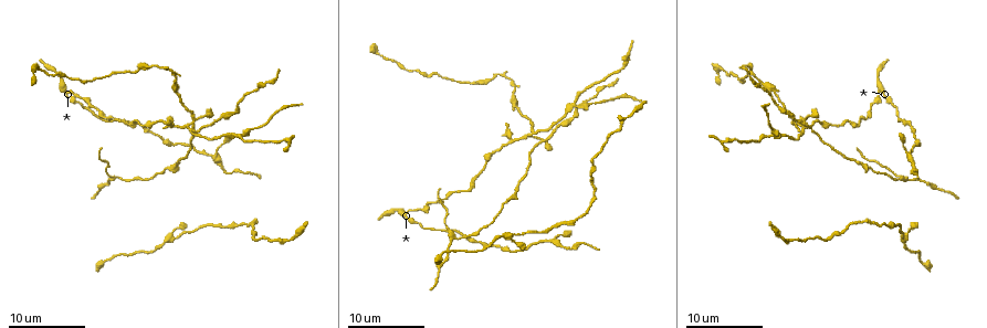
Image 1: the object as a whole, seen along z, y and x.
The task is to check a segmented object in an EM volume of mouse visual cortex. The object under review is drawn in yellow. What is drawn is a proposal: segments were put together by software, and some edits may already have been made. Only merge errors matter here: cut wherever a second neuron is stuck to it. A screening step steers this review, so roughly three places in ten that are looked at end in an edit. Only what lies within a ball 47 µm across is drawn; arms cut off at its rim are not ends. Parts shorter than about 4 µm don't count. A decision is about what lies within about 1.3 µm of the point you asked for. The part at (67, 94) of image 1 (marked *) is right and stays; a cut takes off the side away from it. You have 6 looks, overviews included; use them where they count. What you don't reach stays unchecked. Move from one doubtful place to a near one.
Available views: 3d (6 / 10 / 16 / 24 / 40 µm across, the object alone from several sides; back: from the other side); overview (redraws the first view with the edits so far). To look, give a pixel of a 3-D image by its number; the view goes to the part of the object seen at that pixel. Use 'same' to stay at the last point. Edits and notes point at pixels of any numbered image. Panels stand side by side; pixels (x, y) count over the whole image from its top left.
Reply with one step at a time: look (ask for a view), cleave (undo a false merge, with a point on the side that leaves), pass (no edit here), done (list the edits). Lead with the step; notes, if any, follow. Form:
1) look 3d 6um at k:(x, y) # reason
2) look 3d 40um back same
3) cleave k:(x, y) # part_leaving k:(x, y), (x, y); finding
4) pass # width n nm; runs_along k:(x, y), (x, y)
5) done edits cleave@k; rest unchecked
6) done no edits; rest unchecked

look 3d 6um at 1:(568, 224)

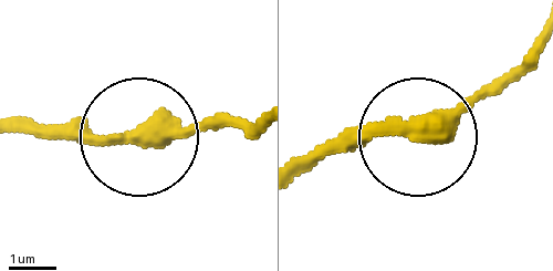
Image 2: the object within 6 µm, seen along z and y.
look 3d 6um back at 2:(419, 126)

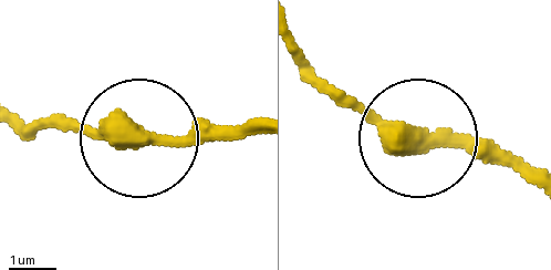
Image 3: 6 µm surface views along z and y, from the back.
pass # all the same neuron

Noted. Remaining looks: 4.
look 3d 6um at 1:(204, 126) # side arm on a straight run

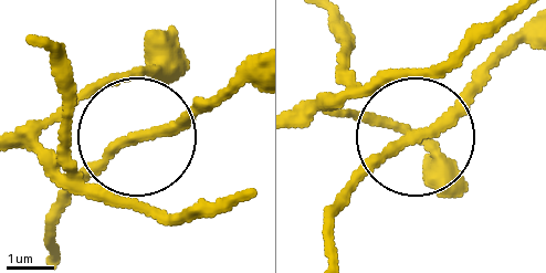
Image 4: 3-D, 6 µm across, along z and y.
pass # side_arm 16 um; runs_along 4:(25, 129), (121, 82), (144, 138), (235, 74); one neuron here

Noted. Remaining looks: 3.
look 3d 10um at 1:(573, 107) # three-way junction

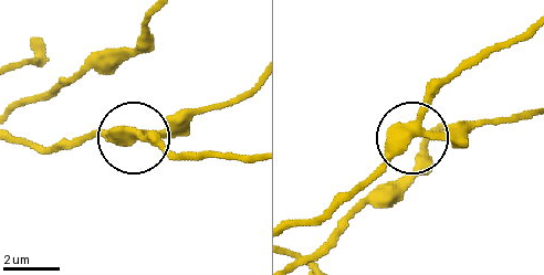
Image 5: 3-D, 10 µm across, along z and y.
pass # all the same neuron

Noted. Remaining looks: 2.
done no edits; rest unchecked

